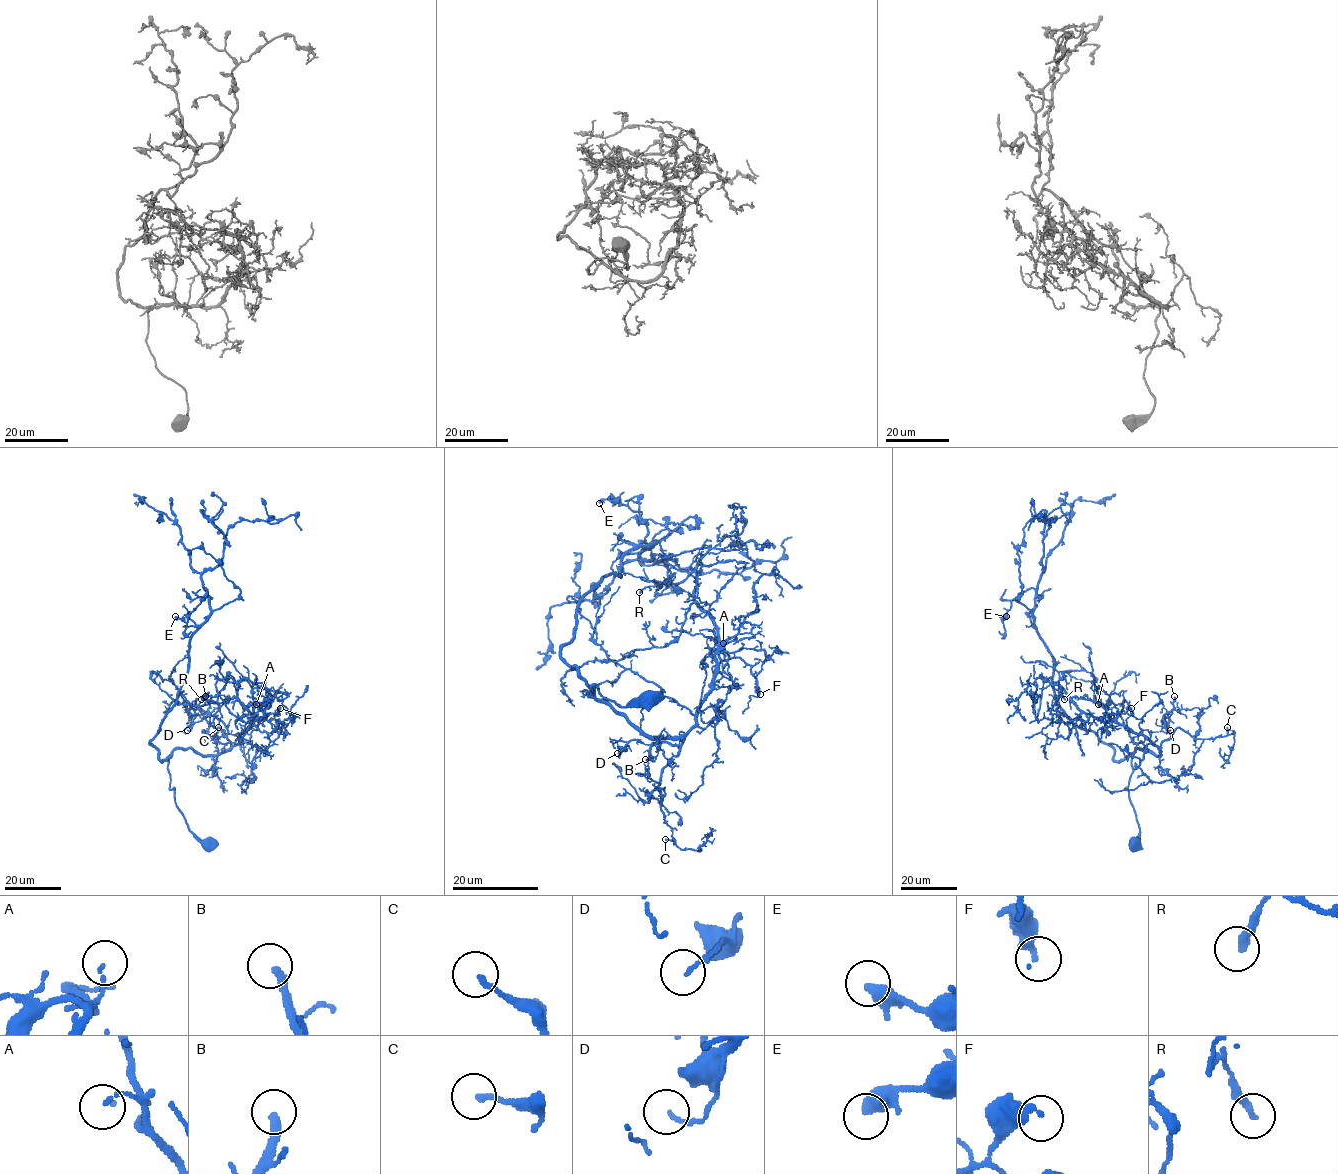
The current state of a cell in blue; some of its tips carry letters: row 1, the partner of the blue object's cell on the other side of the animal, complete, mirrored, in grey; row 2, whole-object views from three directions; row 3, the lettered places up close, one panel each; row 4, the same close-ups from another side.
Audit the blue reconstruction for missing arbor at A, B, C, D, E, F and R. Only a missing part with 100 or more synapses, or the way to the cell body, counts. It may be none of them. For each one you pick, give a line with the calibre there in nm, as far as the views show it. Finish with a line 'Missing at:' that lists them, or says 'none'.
B: calibre 280 nm
Missing at: B

